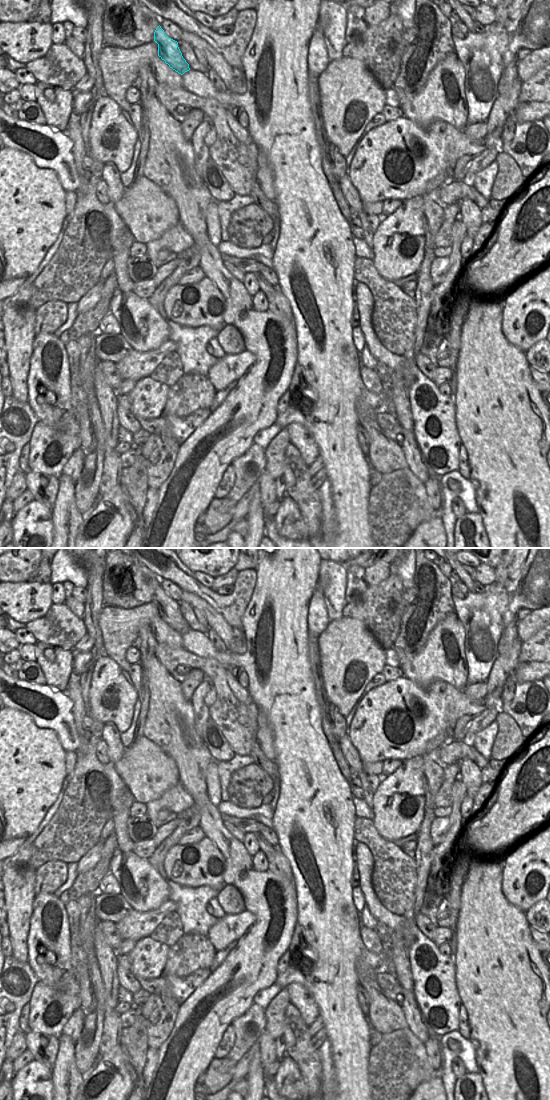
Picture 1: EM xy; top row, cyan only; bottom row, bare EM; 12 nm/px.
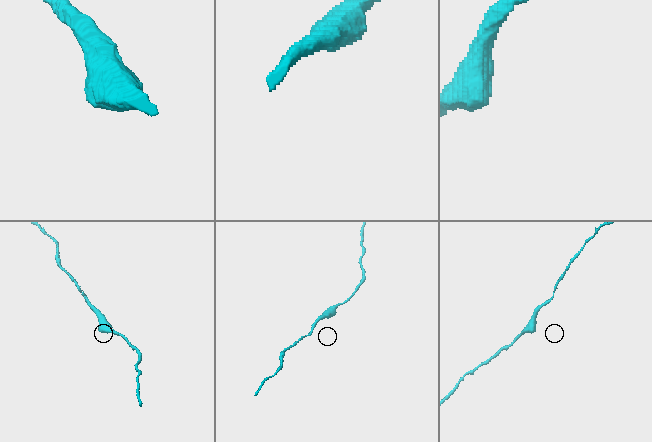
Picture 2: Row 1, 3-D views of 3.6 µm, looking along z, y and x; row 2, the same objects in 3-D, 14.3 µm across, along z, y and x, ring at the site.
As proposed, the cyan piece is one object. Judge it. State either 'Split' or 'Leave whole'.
Leave whole.

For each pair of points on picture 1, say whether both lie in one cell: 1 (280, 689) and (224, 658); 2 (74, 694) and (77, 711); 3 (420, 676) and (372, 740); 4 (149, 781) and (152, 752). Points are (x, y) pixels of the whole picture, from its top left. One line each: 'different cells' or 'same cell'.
1: same cell
2: same cell
3: different cells
4: same cell

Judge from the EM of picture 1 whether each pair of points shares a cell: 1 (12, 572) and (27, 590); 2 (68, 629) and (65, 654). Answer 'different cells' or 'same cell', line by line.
1: different cells
2: different cells

